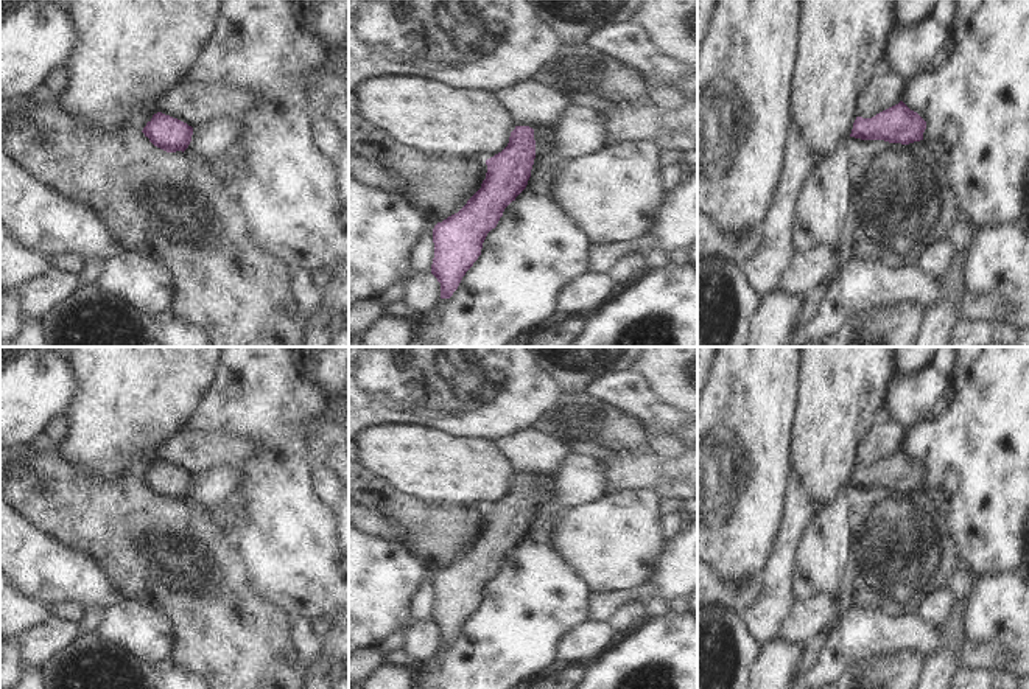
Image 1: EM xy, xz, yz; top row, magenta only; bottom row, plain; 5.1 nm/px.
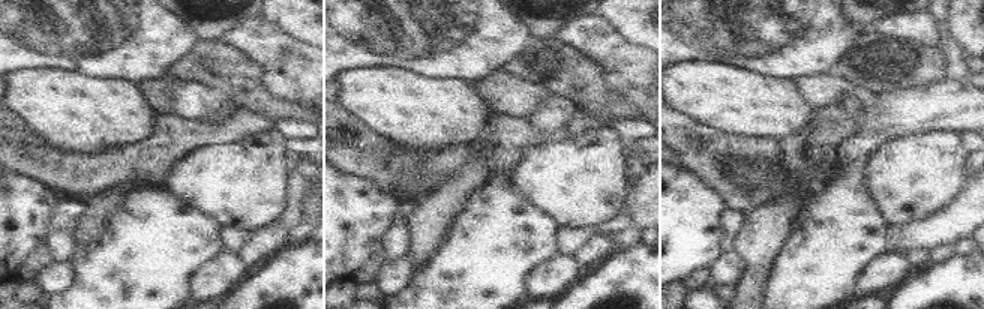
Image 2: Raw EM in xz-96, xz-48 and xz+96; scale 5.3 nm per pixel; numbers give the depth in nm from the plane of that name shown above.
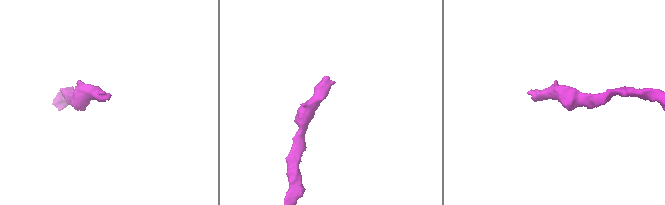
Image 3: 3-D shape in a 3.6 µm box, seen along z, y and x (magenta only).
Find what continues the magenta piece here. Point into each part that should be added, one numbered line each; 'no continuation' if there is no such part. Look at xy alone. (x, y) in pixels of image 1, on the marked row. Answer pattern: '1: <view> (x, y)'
no continuation

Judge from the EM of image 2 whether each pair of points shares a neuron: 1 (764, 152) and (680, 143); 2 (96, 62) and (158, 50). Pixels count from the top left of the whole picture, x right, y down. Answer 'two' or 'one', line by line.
1: one
2: one

